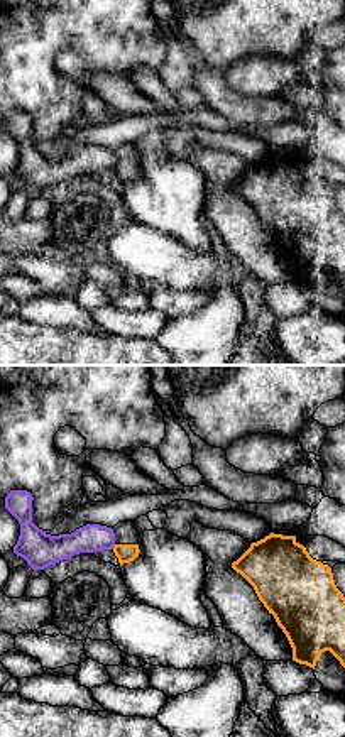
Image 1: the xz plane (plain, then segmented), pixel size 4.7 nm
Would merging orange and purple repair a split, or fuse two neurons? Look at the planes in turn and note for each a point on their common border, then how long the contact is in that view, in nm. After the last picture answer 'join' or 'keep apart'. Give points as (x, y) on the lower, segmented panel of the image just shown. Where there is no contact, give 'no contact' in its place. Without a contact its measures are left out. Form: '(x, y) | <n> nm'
(114, 546) | 30 nm

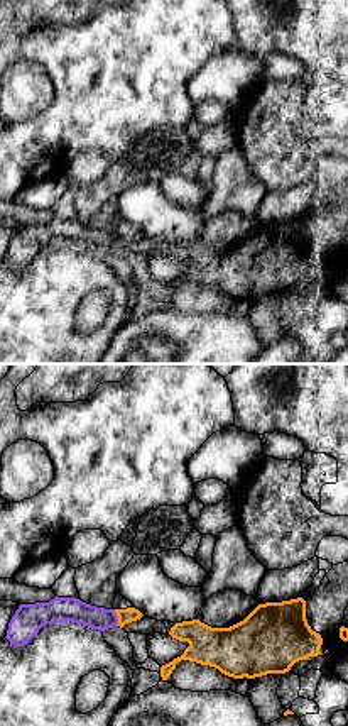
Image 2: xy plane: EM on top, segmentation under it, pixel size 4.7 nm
(119, 618) | 80 nm

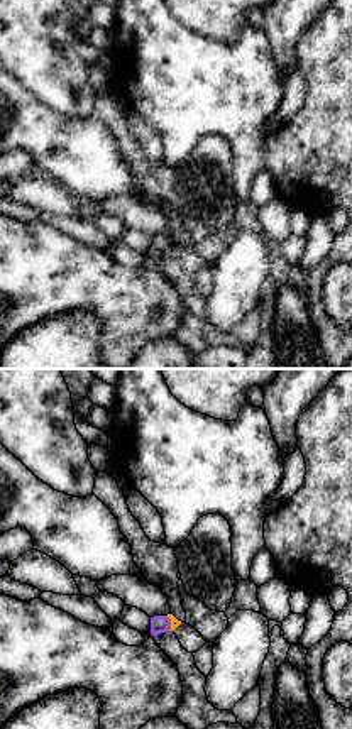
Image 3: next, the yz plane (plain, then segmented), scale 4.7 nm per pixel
(171, 623) | 80 nm

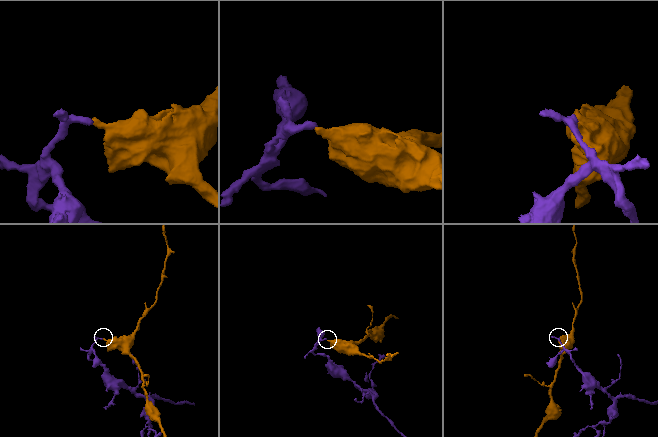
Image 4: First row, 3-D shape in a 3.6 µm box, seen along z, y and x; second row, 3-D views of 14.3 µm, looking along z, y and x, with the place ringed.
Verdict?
keep apart

